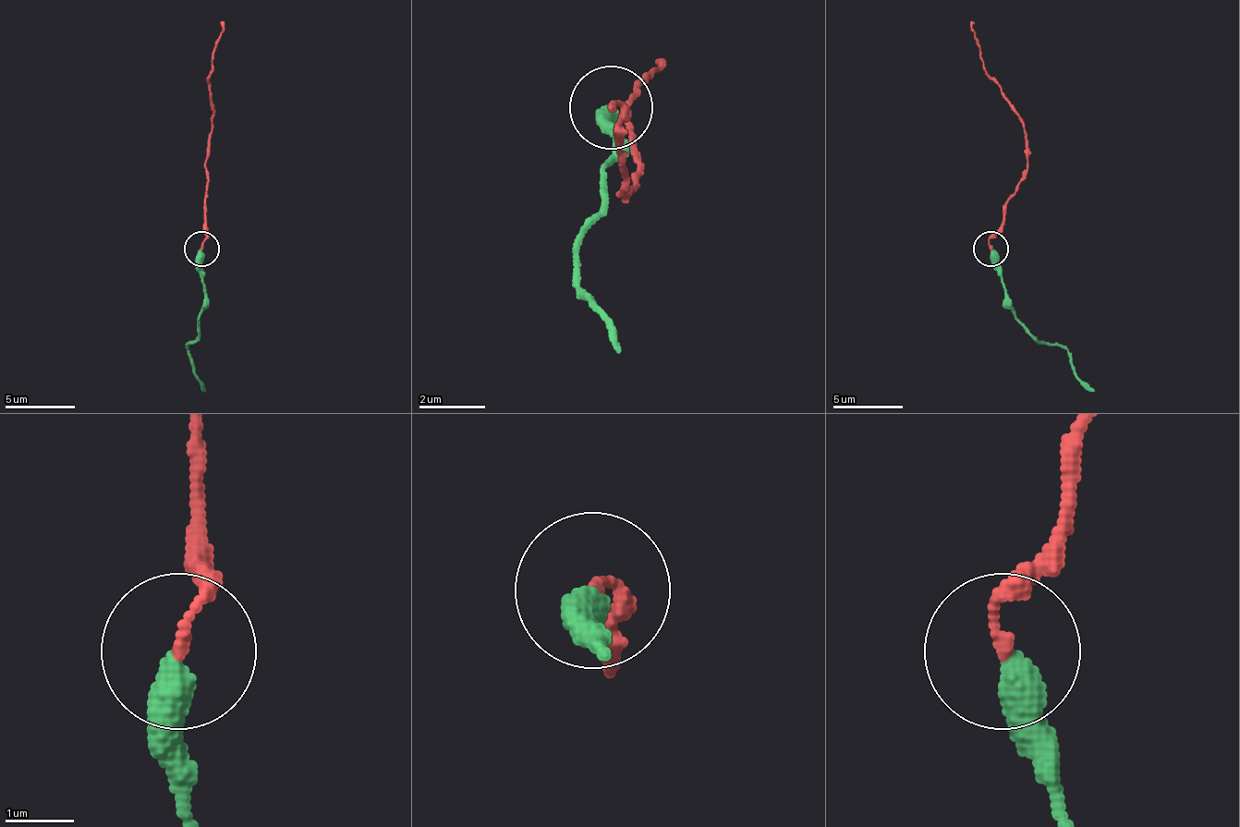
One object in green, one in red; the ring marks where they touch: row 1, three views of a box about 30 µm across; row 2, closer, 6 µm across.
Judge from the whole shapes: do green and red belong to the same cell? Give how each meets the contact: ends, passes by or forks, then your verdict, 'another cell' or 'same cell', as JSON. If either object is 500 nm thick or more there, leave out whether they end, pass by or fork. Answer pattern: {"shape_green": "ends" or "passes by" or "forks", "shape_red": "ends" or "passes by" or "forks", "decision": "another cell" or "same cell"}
{"shape_green": "ends", "shape_red": "ends", "decision": "another cell"}

